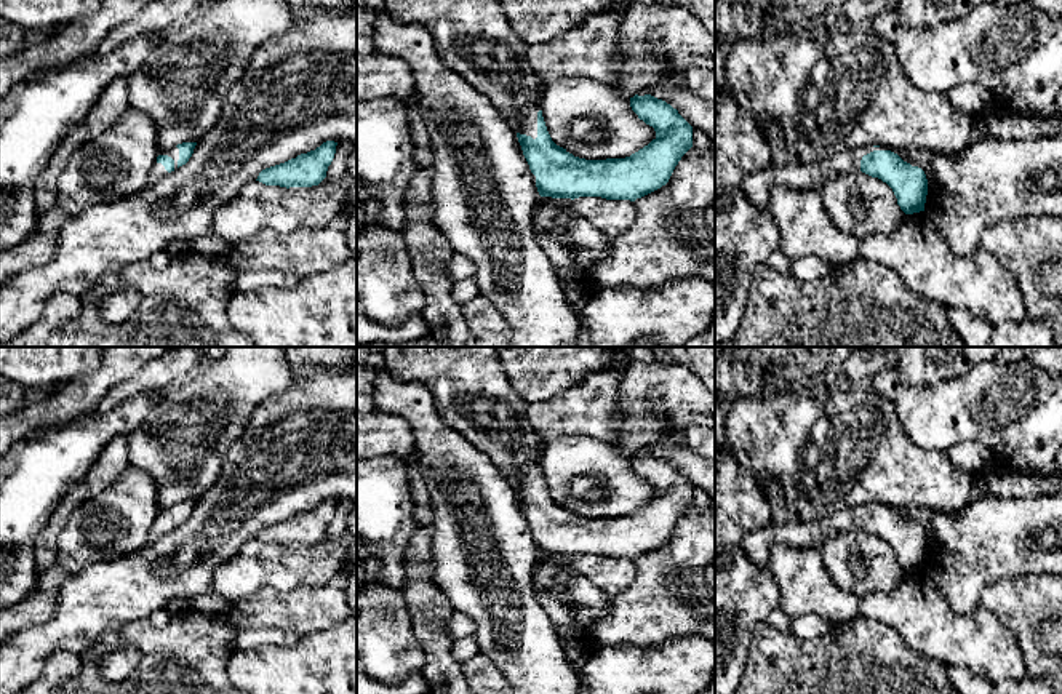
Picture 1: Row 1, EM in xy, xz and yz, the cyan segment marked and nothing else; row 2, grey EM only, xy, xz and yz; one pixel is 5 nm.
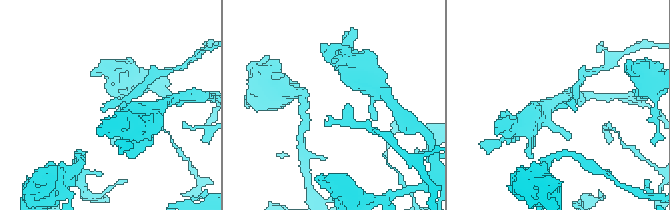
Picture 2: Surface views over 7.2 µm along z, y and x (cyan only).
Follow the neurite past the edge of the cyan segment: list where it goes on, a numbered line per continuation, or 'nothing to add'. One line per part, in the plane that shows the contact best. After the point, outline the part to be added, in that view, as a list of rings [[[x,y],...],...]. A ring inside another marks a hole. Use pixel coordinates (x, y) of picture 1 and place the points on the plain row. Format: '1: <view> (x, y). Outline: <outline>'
1: yz (755, 544). Outline: [[[886,504],[859,505],[836,512],[835,515],[814,523],[792,523],[785,526],[769,523],[763,528],[747,532],[742,539],[742,548],[752,561],[763,568],[769,568],[769,545],[773,542],[798,548],[819,548],[819,545],[830,536],[860,529],[862,515],[873,509],[891,509],[897,512],[894,507]]]

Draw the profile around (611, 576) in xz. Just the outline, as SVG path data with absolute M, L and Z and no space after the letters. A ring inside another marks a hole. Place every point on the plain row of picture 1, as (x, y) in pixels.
M579 555L573 558L571 564L581 577L589 579L611 598L624 592L637 576L635 563L630 558Z

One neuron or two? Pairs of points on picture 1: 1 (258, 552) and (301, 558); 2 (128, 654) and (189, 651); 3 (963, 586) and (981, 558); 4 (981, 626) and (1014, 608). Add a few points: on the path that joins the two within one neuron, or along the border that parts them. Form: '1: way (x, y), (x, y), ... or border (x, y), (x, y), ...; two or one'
1: way (269, 558), (290, 558); one
2: border (120, 637), (138, 653), (138, 664), (128, 677); two
3: way (963, 579), (974, 565); one
4: border (981, 602), (1011, 632), (1019, 648); two

